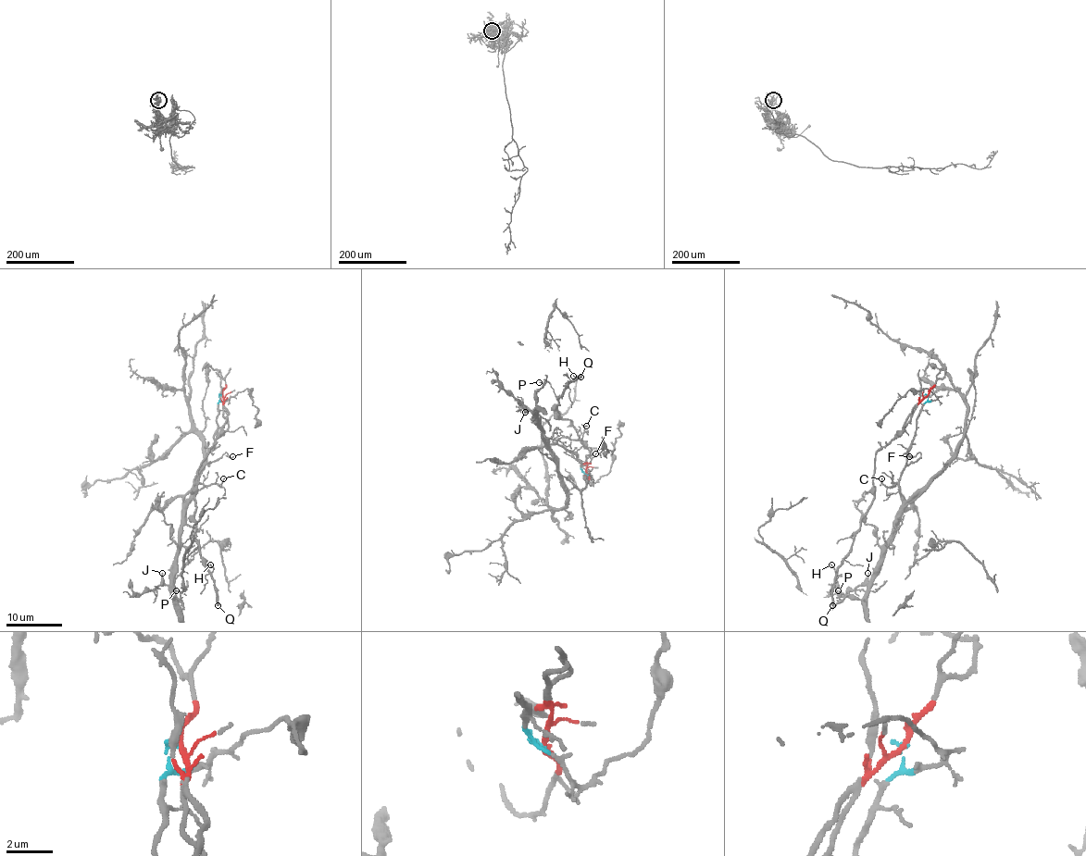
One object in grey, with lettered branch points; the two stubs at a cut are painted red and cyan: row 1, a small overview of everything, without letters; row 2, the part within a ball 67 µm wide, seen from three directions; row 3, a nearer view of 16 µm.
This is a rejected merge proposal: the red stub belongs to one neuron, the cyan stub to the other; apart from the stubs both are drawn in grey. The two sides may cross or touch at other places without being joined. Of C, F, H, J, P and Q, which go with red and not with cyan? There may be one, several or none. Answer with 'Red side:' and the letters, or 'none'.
Red side: H, Q

